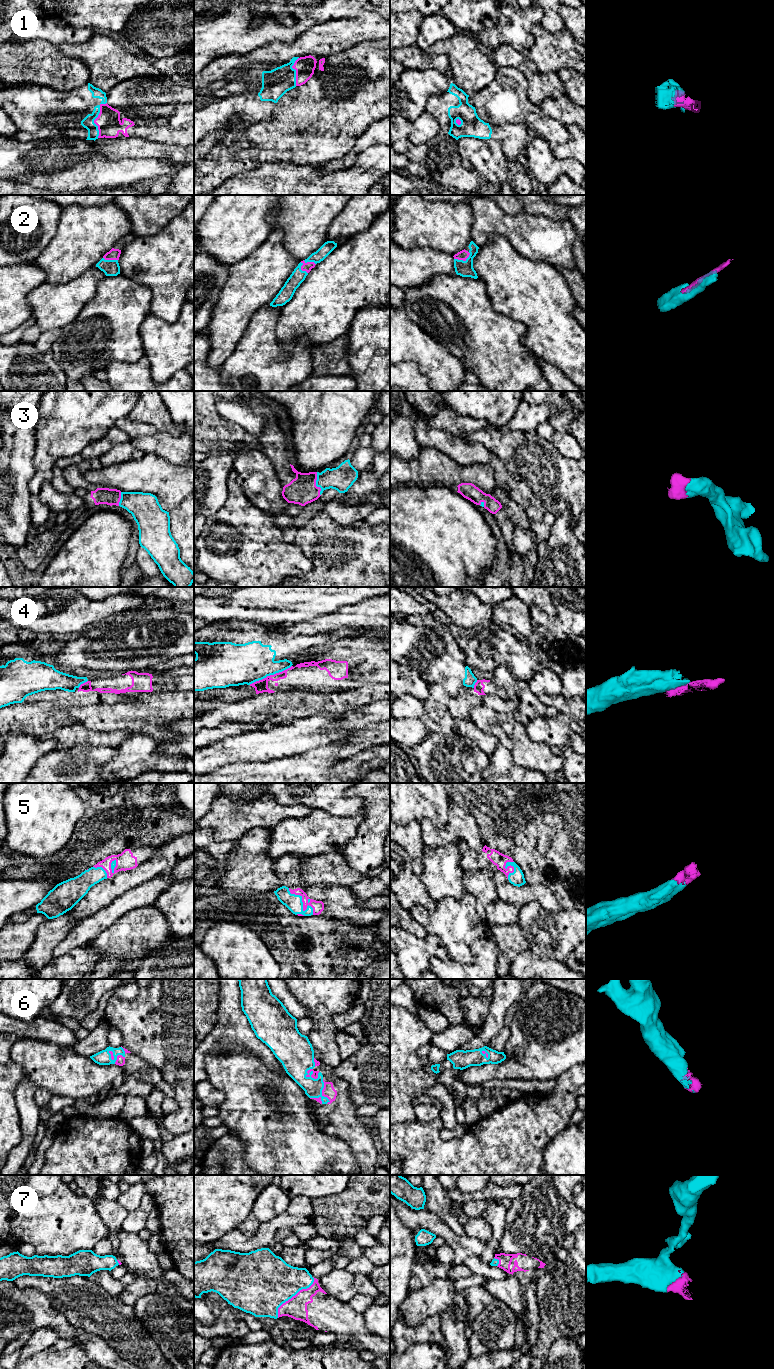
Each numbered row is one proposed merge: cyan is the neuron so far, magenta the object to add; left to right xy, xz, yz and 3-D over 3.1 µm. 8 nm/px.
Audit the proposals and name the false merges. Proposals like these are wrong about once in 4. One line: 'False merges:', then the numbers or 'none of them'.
False merges: 4

